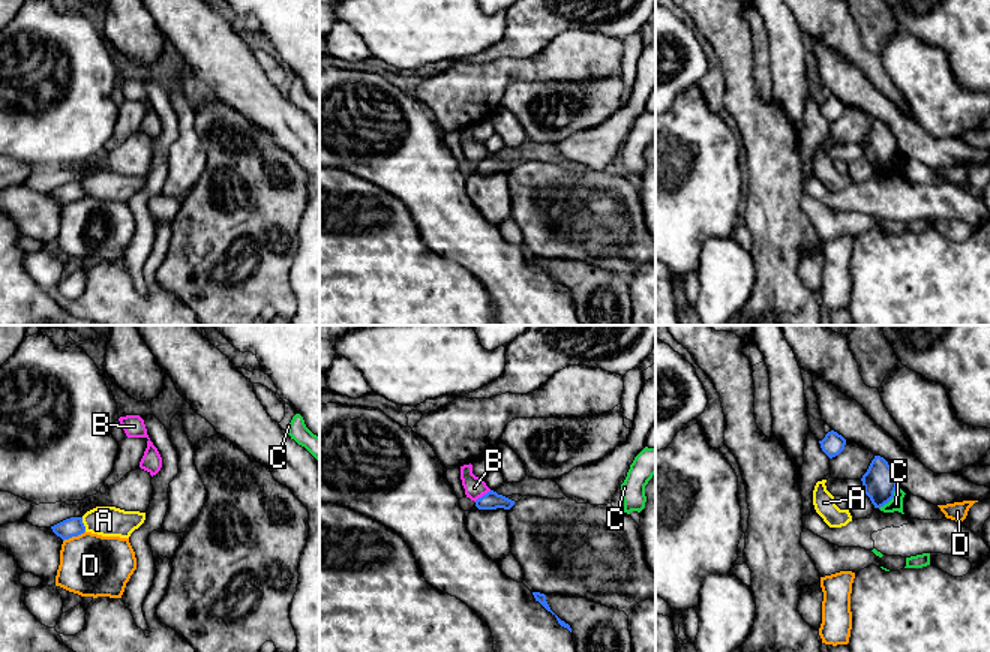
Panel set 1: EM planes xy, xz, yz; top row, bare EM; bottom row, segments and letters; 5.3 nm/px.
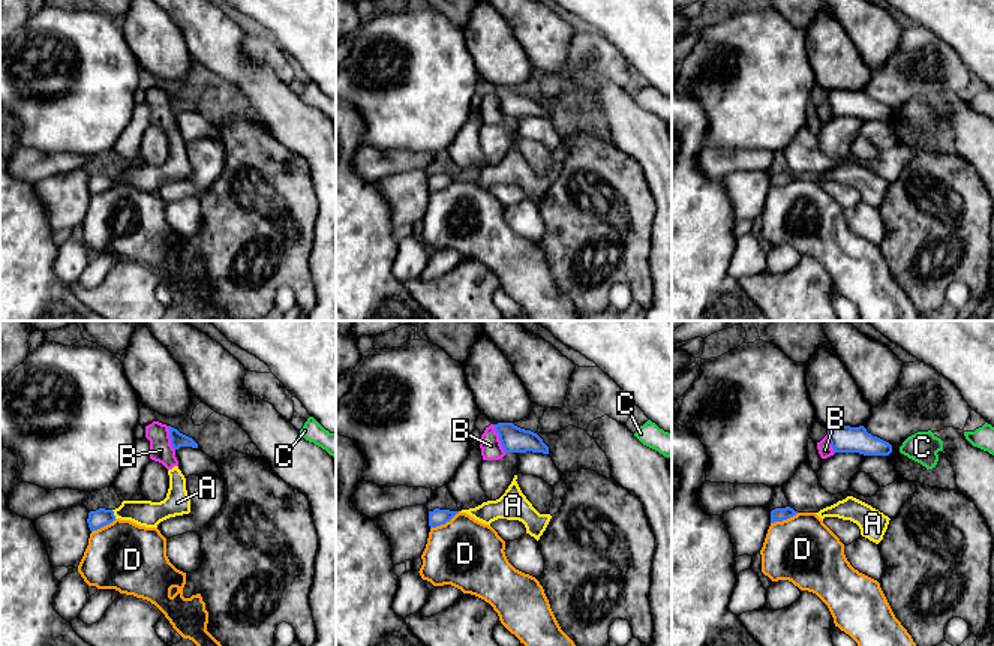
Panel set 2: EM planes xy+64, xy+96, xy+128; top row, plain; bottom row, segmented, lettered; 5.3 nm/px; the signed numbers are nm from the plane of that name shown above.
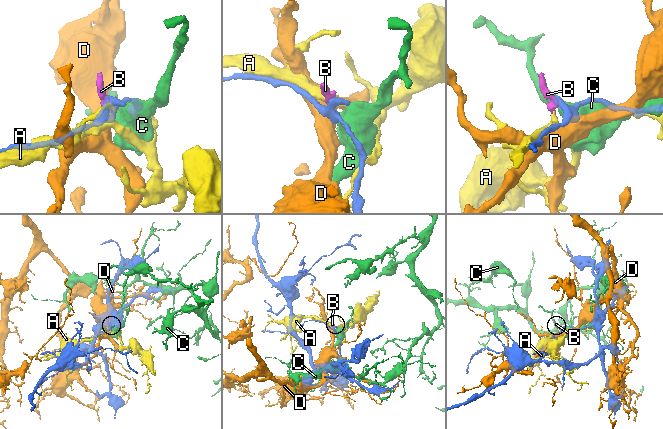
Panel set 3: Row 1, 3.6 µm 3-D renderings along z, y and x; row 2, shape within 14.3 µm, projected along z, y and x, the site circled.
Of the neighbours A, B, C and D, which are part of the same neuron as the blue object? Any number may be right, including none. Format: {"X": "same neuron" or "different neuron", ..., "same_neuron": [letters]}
{"A": "different neuron", "B": "different neuron", "C": "different neuron", "D": "different neuron", "same_neuron": []}

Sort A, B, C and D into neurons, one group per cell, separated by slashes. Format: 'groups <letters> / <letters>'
groups A B / C / D

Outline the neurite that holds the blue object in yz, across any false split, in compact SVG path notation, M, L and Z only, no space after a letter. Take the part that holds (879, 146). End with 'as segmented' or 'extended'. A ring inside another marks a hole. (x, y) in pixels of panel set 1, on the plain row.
M874 120L867 136L861 142L864 157L870 162L874 172L880 172L894 162L897 142L888 126Z | as segmented

